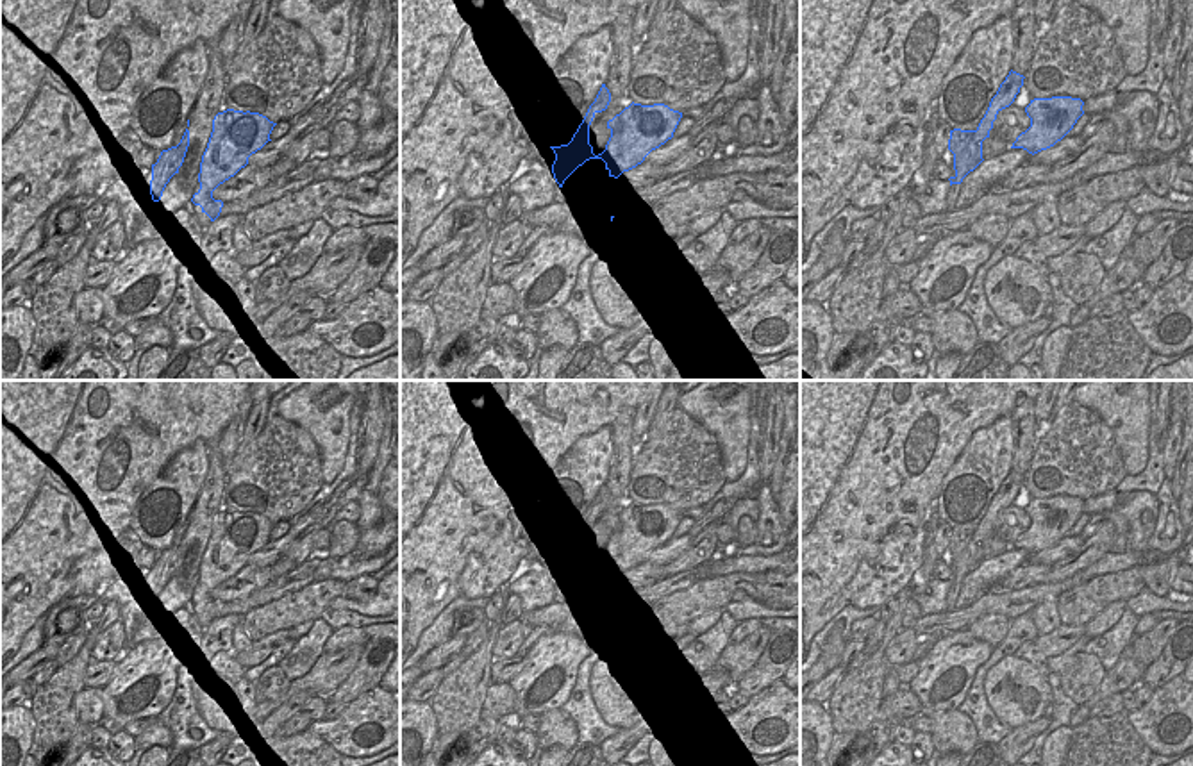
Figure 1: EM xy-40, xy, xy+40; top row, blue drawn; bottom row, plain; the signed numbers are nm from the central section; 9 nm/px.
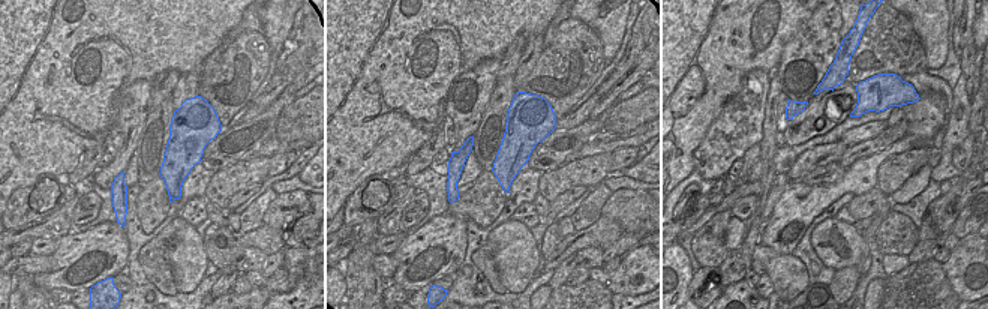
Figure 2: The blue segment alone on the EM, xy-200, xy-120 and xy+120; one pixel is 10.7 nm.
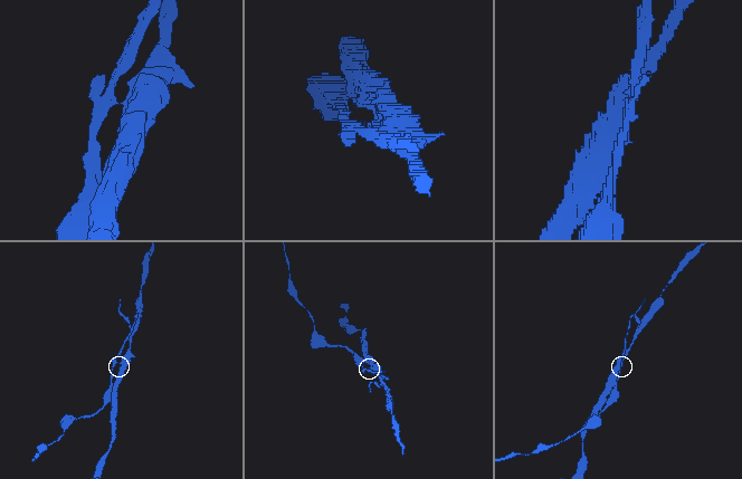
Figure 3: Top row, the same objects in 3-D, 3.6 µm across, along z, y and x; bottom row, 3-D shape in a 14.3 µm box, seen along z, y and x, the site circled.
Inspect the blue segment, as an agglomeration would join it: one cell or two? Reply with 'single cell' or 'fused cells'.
fused cells

